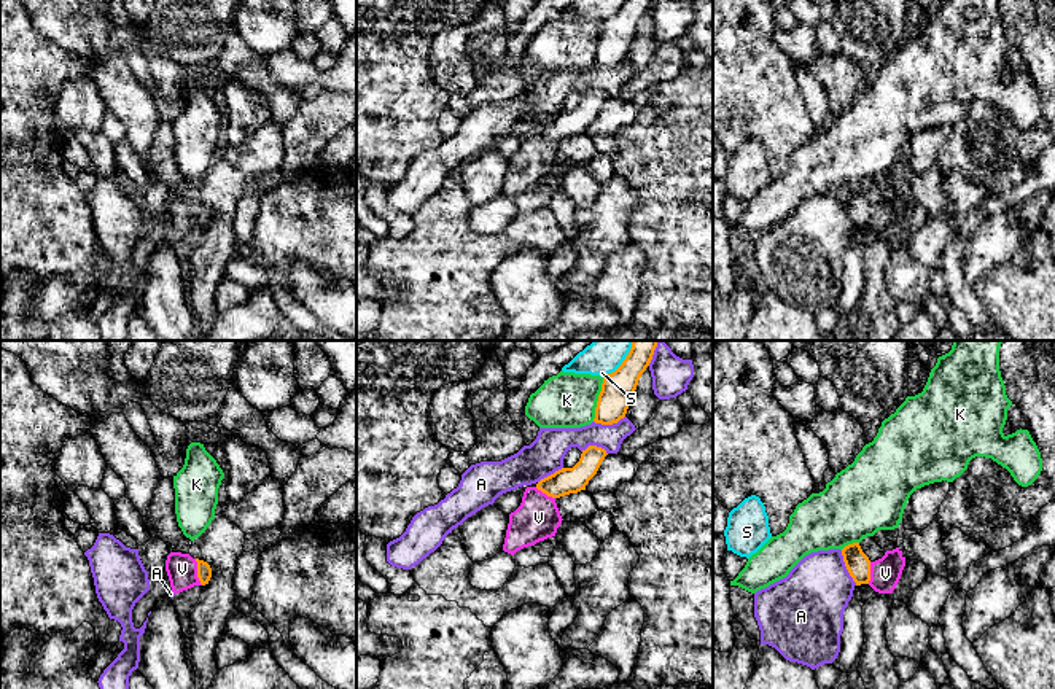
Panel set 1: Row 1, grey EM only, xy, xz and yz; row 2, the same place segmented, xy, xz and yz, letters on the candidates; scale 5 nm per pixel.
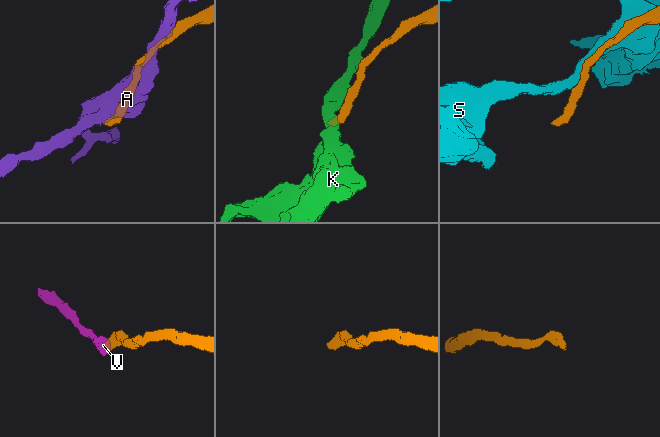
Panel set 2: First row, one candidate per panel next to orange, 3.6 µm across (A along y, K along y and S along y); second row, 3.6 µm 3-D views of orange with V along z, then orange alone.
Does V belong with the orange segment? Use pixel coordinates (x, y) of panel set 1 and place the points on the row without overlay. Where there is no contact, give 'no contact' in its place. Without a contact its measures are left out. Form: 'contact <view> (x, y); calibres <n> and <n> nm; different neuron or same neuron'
contact xy (198, 215); calibres 80 and 160 nm; same neuron

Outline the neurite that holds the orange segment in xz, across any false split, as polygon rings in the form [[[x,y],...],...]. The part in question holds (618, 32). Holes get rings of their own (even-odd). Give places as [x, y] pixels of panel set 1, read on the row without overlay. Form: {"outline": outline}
{"outline": [[[625,0],[622,8],[603,21],[595,51],[595,67],[613,68],[625,60],[641,18],[652,0]]]}

